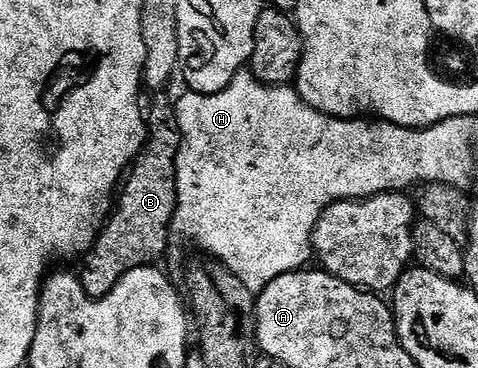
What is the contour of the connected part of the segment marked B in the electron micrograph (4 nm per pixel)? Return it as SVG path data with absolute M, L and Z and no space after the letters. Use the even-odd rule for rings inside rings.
M160 100L147 113L148 138L136 155L118 199L92 249L83 257L84 269L79 269L80 285L93 300L111 296L127 278L128 272L144 268L164 256L168 240L173 239L172 220L178 202L178 152L180 130L176 109Z

